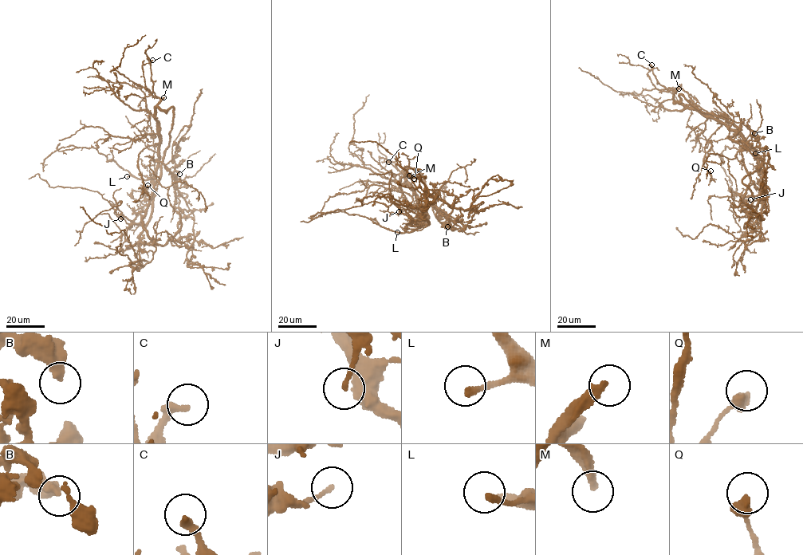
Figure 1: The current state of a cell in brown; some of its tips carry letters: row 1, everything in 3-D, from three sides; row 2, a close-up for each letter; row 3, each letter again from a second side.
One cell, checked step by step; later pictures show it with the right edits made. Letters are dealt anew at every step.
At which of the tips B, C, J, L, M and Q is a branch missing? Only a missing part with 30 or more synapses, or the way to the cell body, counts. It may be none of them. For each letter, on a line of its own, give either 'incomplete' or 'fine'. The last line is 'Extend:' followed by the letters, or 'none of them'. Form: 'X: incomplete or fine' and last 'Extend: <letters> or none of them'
B: fine
C: fine
J: fine
L: fine
M: incomplete
Q: fine
Extend: M

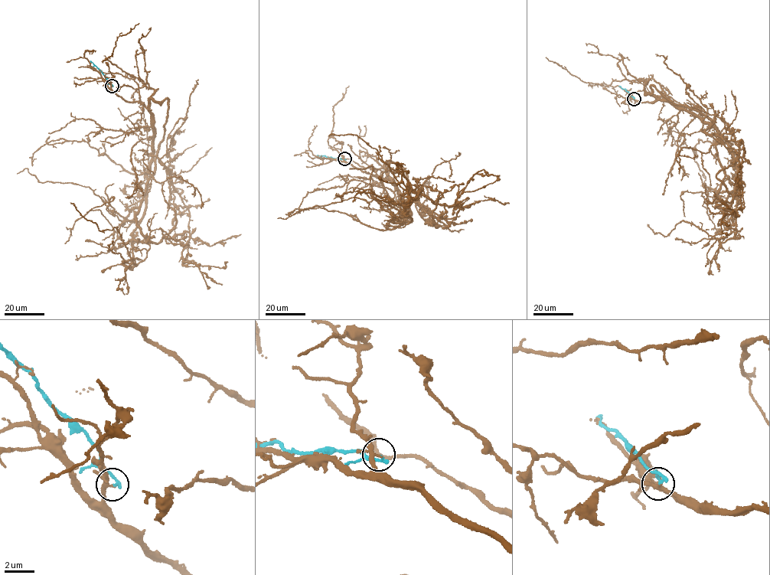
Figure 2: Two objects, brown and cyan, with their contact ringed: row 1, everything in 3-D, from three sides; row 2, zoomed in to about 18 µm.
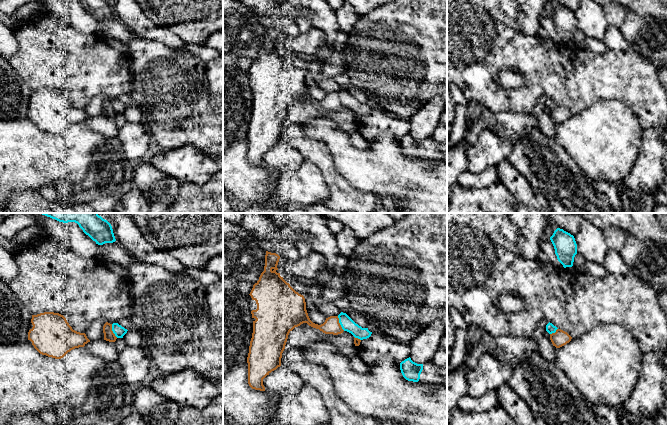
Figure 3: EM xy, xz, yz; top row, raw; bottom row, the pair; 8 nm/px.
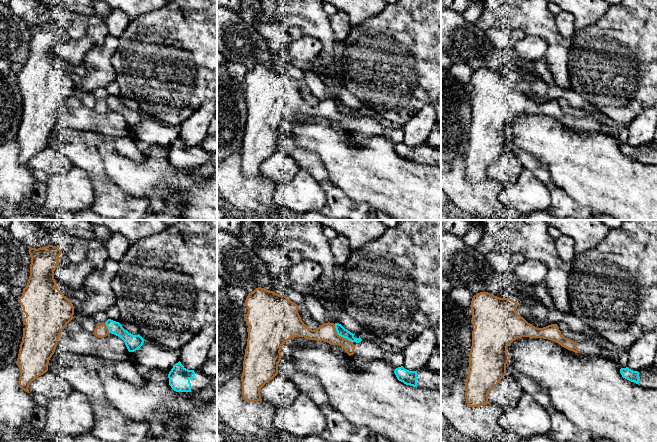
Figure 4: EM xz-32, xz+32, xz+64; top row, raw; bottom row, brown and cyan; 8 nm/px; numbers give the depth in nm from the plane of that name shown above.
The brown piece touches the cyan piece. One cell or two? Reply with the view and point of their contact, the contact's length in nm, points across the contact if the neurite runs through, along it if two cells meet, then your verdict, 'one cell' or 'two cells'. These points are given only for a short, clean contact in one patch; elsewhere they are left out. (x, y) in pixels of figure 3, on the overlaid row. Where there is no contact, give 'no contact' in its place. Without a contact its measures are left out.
meets brown in xz at (339, 323); contact 130 nm long; border along xz (337, 316), (338, 322), (344, 330); two cells

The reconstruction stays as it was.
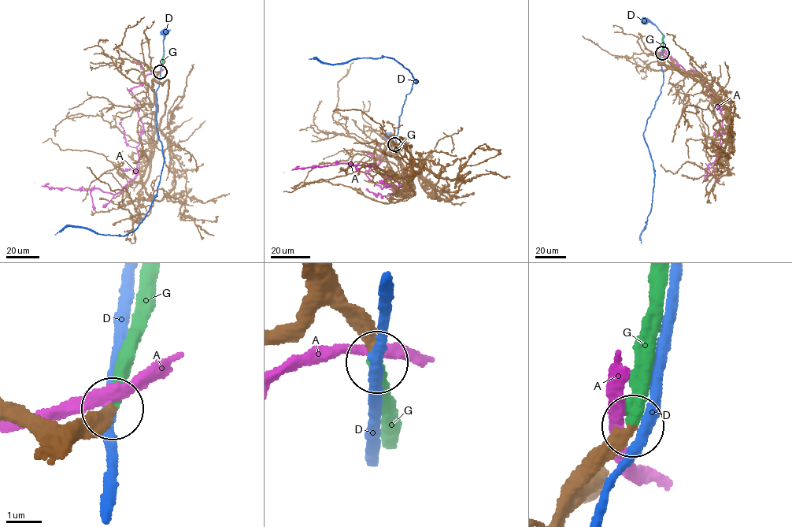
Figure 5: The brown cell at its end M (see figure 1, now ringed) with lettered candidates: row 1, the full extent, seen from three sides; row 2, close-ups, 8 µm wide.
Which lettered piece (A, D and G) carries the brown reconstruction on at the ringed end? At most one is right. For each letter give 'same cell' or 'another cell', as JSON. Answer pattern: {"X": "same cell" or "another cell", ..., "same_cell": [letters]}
{"A": "another cell", "D": "another cell", "G": "same cell", "same_cell": ["G"]}

